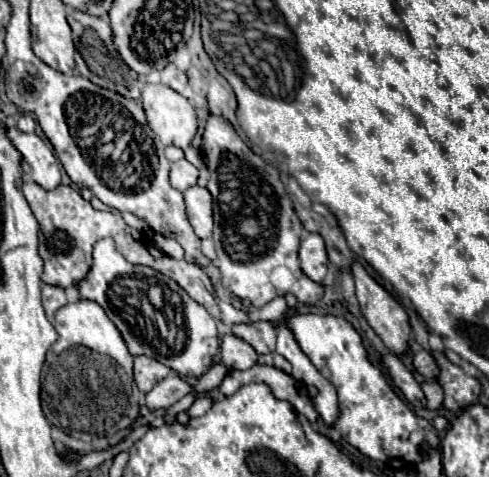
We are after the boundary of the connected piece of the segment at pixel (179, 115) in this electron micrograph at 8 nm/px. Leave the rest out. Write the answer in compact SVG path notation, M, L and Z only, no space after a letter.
M147 83L141 93L147 123L163 145L189 147L197 133L197 115L193 105L161 83Z

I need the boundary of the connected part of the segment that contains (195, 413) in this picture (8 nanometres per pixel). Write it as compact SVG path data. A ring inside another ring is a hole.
M201 395L195 399L195 403L189 407L189 415L191 417L201 417L203 413L207 413L213 405L213 399L209 395Z

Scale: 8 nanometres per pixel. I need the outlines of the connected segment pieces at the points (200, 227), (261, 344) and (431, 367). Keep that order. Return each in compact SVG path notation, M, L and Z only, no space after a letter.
M193 185L185 191L185 205L187 205L187 219L195 229L195 235L203 241L211 237L215 227L213 219L213 198L205 187Z
M255 319L251 323L237 323L231 327L233 335L249 343L257 353L273 353L275 351L275 341L277 333L269 321Z
M421 349L413 355L413 367L417 373L421 373L425 379L435 379L439 375L439 369L435 365L435 359L427 349Z

